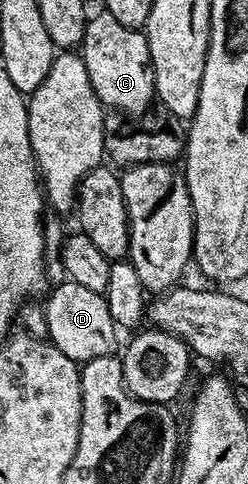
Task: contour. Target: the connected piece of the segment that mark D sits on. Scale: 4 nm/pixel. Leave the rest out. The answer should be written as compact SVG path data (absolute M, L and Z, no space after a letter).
M69 280L59 281L55 286L58 287L49 291L50 299L46 302L49 341L60 348L64 356L79 364L115 353L119 349L120 328L112 320L112 312L108 312L105 297Z

